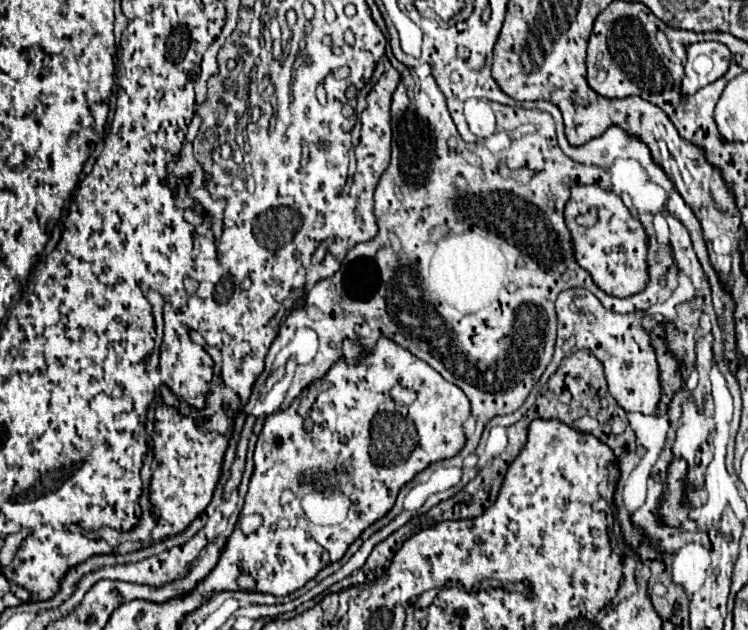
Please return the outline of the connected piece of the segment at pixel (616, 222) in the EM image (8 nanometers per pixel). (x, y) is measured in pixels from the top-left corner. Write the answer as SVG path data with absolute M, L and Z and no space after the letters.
M574 186L566 204L566 226L570 228L576 260L586 268L594 282L612 296L638 294L648 284L648 234L638 218L634 218L620 196L600 186Z

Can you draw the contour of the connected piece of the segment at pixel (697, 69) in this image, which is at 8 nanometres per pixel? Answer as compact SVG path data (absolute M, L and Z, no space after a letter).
M698 42L688 48L688 62L686 62L686 76L682 80L682 92L690 94L708 84L708 77L712 71L712 80L724 76L730 62L728 46L720 42Z

